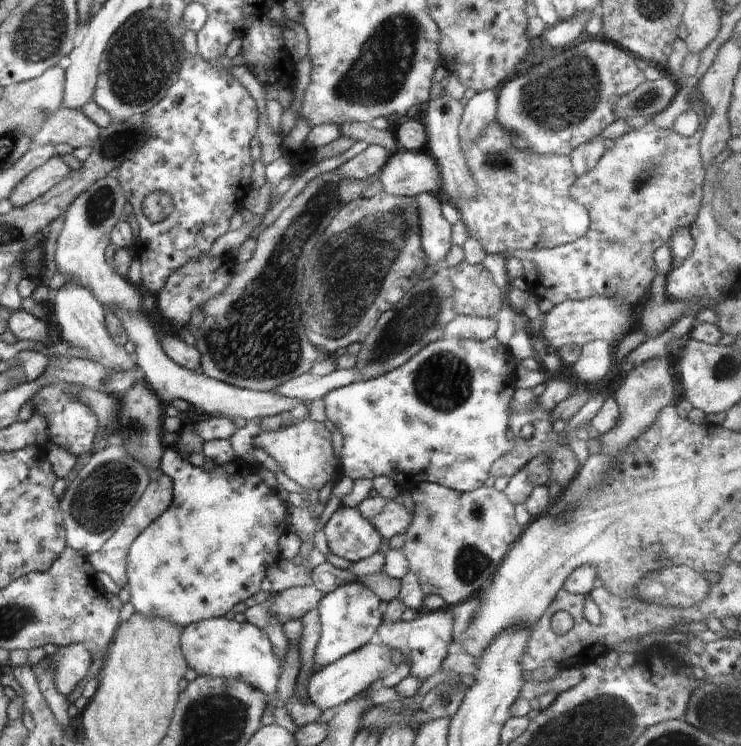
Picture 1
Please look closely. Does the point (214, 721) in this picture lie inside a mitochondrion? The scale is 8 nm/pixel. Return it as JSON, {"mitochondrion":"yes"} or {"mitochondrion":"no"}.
{"mitochondrion":"yes"}

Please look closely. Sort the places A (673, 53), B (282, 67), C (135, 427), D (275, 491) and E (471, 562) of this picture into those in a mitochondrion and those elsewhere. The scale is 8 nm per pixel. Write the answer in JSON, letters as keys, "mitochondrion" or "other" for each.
{"A":"other","B":"other","C":"mitochondrion","D":"other","E":"mitochondrion"}

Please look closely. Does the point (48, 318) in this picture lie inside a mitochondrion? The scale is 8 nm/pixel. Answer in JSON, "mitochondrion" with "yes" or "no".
{"mitochondrion":"no"}

